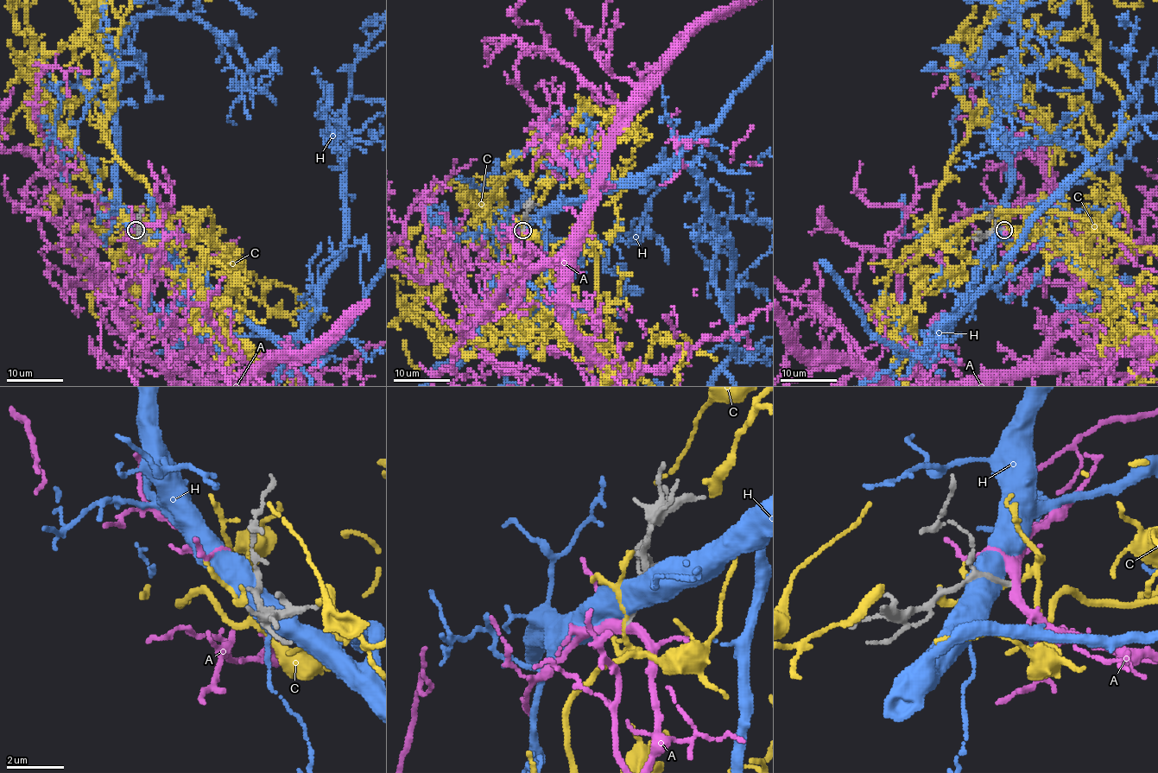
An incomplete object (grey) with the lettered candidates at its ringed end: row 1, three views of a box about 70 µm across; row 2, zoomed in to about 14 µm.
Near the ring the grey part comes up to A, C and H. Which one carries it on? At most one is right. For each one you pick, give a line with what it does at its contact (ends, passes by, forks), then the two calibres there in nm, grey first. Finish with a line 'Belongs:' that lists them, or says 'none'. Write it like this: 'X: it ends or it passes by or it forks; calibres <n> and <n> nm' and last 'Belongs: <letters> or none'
Belongs: none

